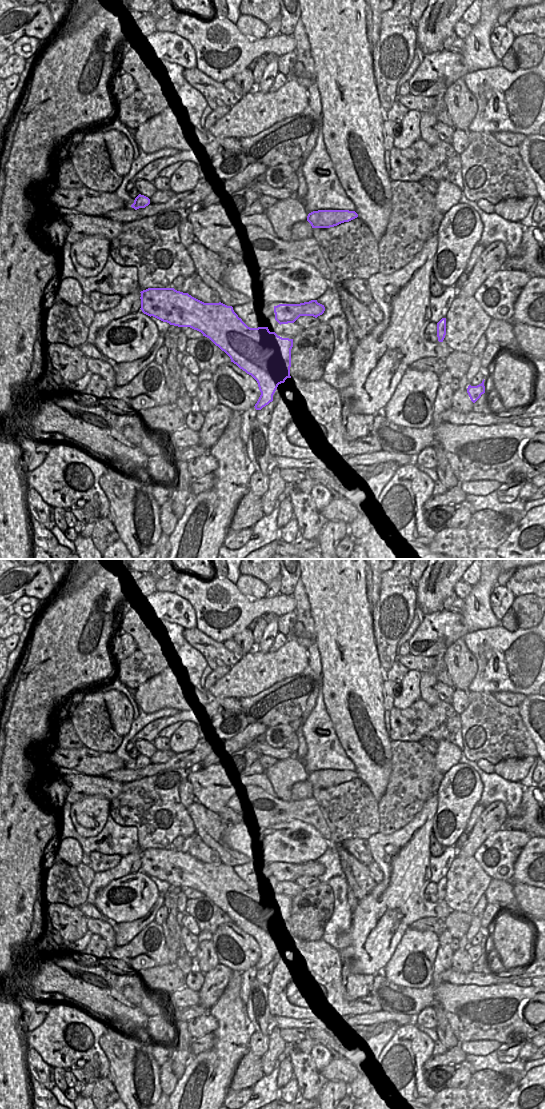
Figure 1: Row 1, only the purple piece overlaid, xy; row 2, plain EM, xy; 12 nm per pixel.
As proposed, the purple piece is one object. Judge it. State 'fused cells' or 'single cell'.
single cell

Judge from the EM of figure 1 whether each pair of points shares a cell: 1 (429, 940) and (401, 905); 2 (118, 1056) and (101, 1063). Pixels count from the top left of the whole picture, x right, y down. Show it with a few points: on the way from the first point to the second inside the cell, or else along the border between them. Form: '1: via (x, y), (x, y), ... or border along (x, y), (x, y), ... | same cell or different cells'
1: border along (408, 928), (395, 948) | different cells
2: border along (99, 1038), (99, 1046), (109, 1062), (108, 1077) | different cells

